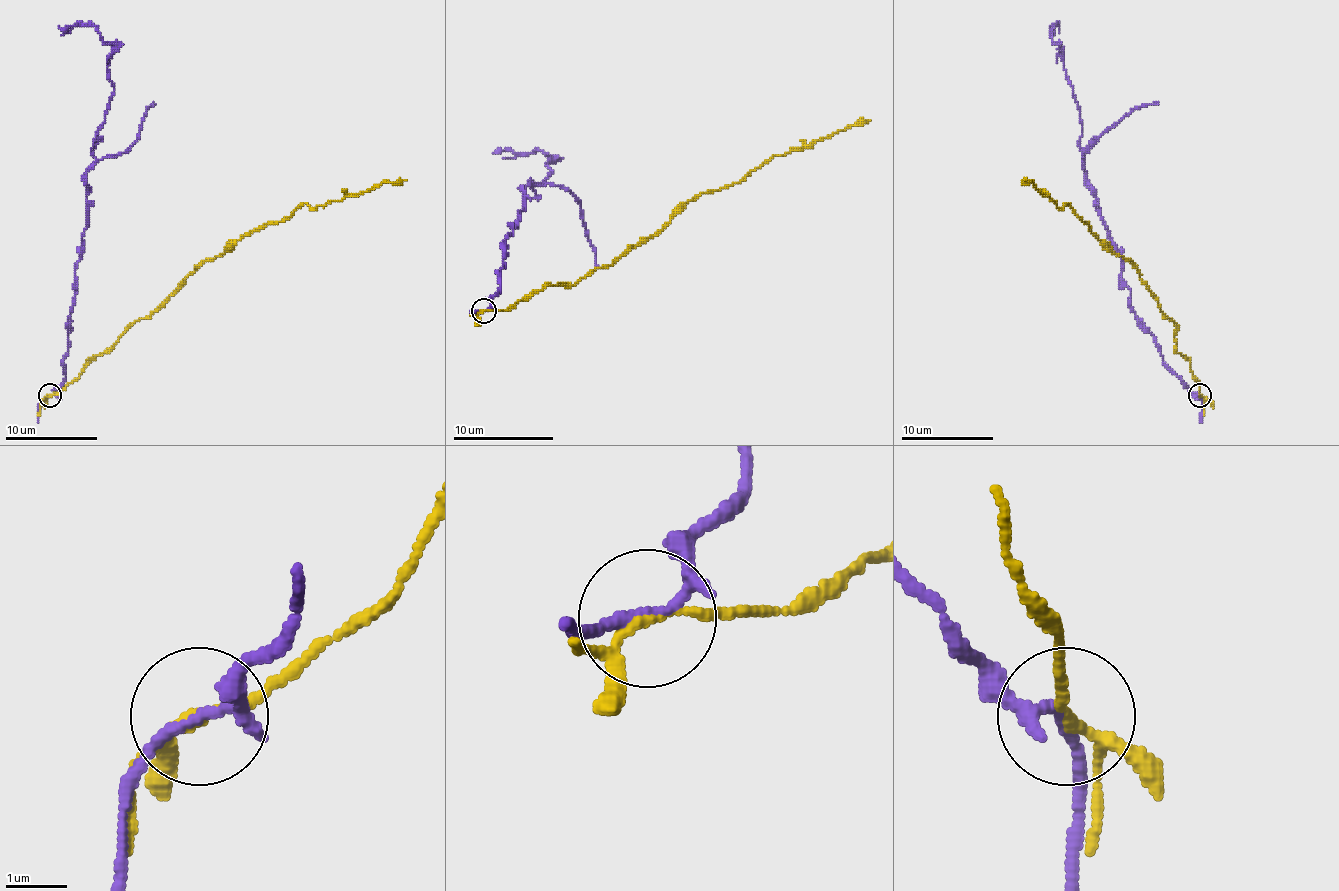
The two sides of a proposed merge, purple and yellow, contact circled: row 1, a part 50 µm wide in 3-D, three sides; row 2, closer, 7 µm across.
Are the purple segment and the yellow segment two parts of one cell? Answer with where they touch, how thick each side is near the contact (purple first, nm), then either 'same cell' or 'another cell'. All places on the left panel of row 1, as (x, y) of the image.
place (50, 395); calibres 130 and 130 nm; another cell

